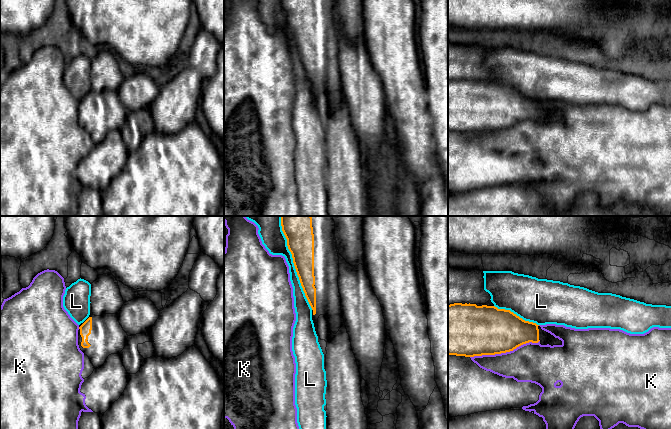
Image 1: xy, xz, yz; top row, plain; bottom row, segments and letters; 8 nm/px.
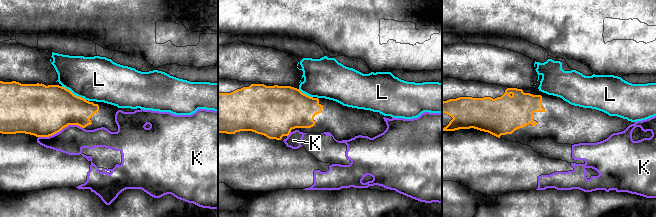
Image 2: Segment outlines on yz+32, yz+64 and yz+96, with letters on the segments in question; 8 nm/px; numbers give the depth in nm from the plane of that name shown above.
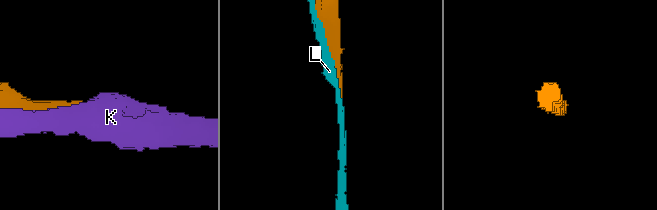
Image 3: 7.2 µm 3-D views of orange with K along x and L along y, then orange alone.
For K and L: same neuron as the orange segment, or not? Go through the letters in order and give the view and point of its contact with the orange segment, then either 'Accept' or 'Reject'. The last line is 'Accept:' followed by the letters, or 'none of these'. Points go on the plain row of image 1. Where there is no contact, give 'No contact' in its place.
K: Touches orange at yz (504, 128). Reject
L: Touches orange at xz (295, 43). Reject
Accept: none of these

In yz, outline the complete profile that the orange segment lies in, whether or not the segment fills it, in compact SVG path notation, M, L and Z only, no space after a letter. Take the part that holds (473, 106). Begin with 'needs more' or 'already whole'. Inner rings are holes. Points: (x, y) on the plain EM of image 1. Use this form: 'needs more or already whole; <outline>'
needs more; M465 78L448 81L448 131L465 133L495 131L513 127L529 118L562 121L561 116L542 106L539 101L523 96L510 86Z

